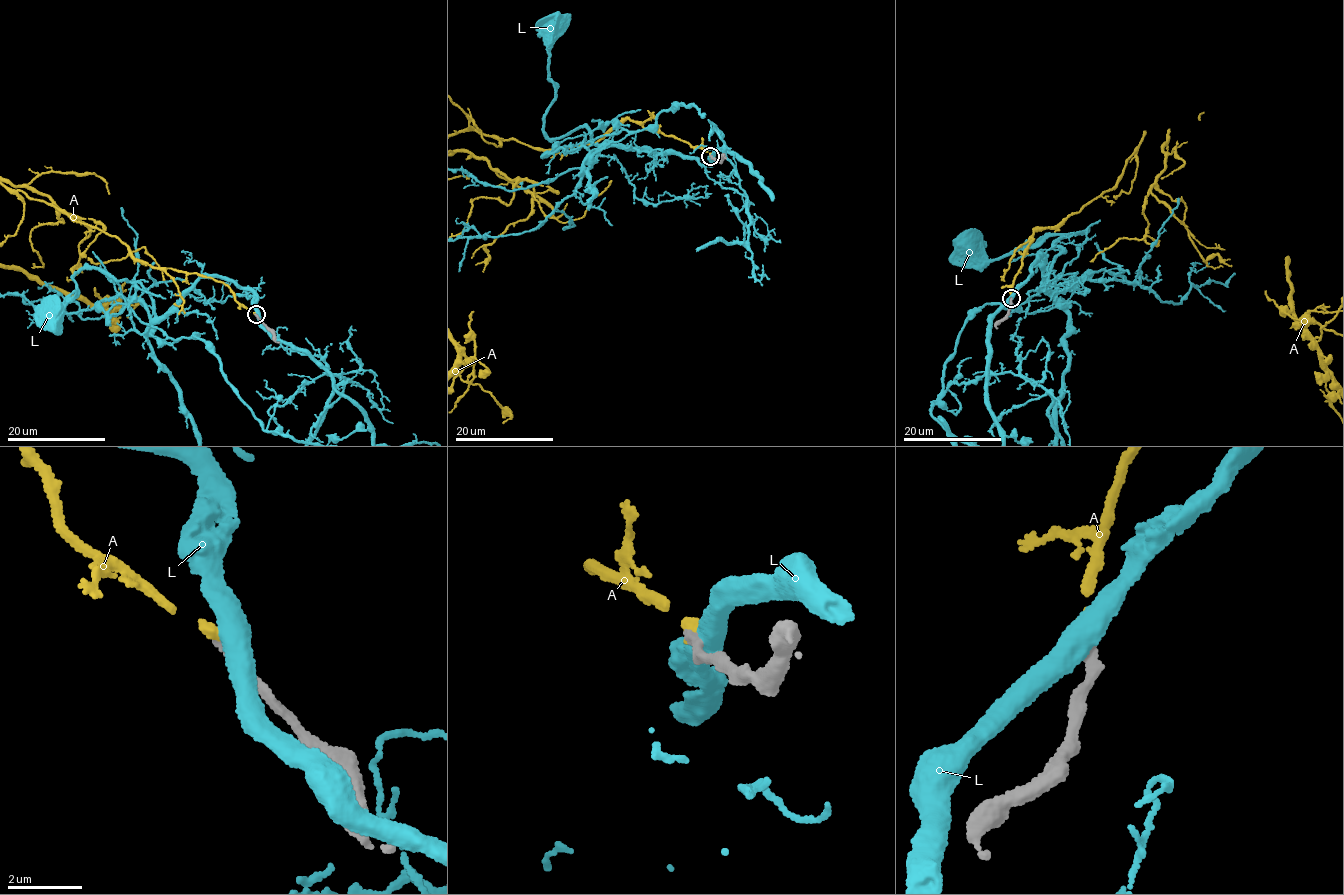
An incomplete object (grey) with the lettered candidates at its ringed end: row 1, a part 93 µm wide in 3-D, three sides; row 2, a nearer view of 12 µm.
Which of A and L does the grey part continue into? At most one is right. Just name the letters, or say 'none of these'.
A

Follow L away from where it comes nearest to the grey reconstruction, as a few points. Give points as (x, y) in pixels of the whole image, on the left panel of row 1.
L: (258, 316), (250, 290), (203, 275), (158, 317), (139, 282), (83, 268), (59, 321), (52, 312)

